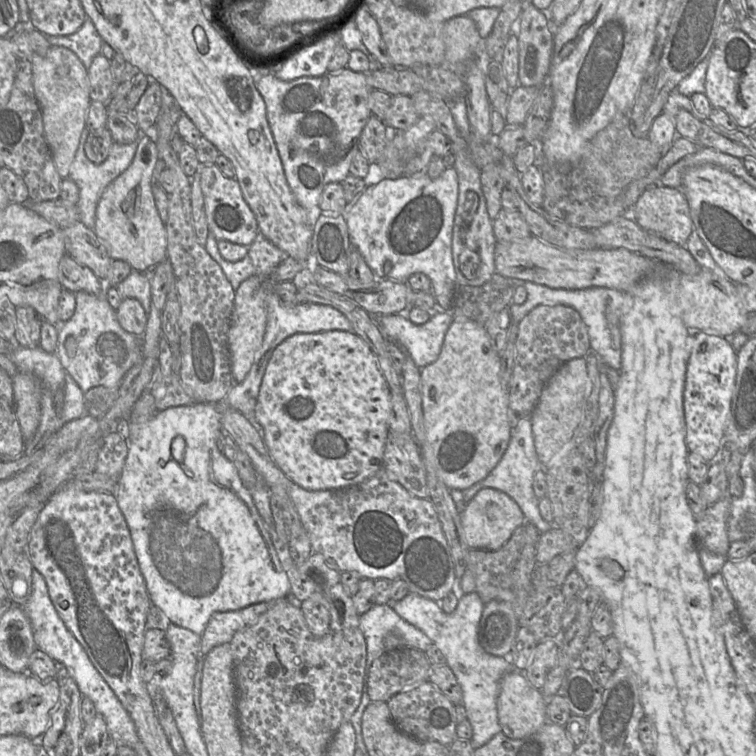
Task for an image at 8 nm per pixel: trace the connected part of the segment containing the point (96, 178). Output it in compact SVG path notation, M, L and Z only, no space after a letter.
M84 126L75 157L69 168L68 177L74 181L79 189L79 199L76 204L79 212L79 220L86 227L94 229L96 209L99 199L107 186L131 164L138 146L138 140L129 144L114 142L107 158L100 164L94 164L85 155L84 145L88 134L89 130Z

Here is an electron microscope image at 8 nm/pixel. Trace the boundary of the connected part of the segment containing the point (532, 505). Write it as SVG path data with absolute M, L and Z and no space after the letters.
M530 417L525 418L512 429L508 447L492 471L483 480L463 490L464 501L468 503L481 489L497 489L511 497L522 510L526 521L531 522L541 533L544 533L551 529L553 523L548 523L542 518L539 510L539 499L533 489L534 475L541 468L543 467L535 449L532 422Z

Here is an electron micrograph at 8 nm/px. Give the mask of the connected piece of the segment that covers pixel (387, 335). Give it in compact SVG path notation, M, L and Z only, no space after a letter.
M437 308L425 324L416 325L403 316L407 311L374 315L374 318L383 337L401 349L405 348L415 364L424 368L440 356L446 332L454 319L449 311L438 311Z

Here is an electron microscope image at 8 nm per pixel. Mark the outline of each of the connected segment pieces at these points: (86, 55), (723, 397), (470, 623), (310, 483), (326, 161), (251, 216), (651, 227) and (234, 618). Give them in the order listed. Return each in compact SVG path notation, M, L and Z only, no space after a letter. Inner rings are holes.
M89 18L73 34L66 36L45 36L50 45L62 46L73 51L85 69L90 67L94 57L100 53L103 42L94 23Z
M689 330L689 359L683 392L685 442L689 452L710 463L721 447L734 392L737 356L729 338Z
M476 591L461 594L457 607L452 613L445 613L436 601L414 592L409 592L399 601L393 601L390 599L387 604L402 619L424 632L443 653L446 658L446 664L454 673L462 689L463 705L466 709L467 718L472 726L472 738L470 740L471 745L474 749L477 749L486 744L496 734L502 731L499 724L497 710L497 698L501 680L511 671L524 671L525 669L518 669L509 658L488 654L480 646L478 642L478 629L485 605L480 596Z
M329 330L297 333L281 342L273 351L260 386L254 417L260 426L265 445L276 465L294 483L306 490L340 489L372 477L383 467L385 444L389 432L388 418L391 390L376 357L368 344L353 330Z
M345 67L318 77L300 77L284 81L274 74L262 76L255 84L266 104L268 123L276 143L289 187L297 202L308 212L319 206L324 187L330 182L341 182L349 174L353 155L359 149L361 132L372 115L368 97L372 90L366 73Z
M202 164L198 172L209 230L217 240L250 246L259 233L259 228L255 214L245 201L237 179L226 177L216 164Z
M665 186L648 187L629 213L631 213L631 217L634 218L643 230L681 246L685 246L693 231L693 221L690 215L688 200L680 188Z
M261 602L235 611L215 612L201 636L201 656L214 647L230 643L234 634L257 622L273 602Z

